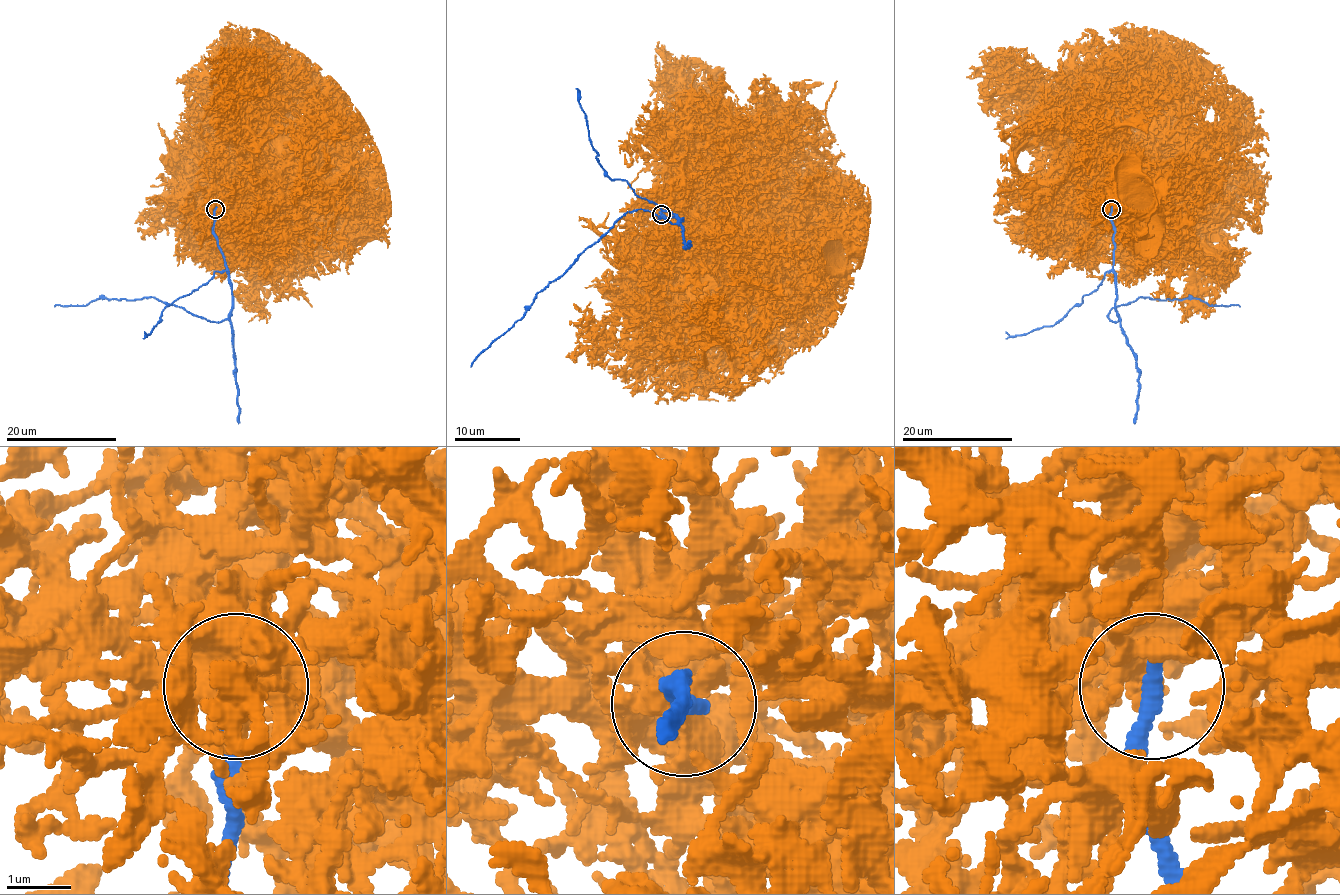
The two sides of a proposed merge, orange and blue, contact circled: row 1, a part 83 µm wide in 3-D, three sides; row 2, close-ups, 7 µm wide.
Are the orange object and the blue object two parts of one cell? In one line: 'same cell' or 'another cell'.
another cell

